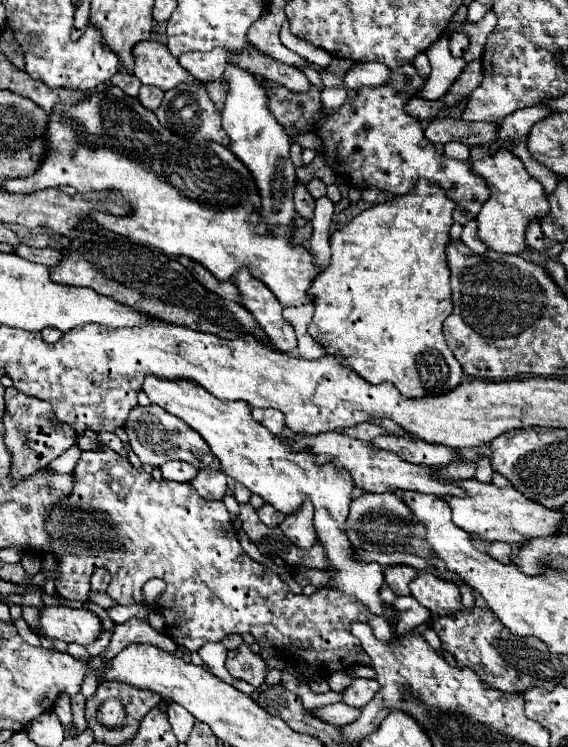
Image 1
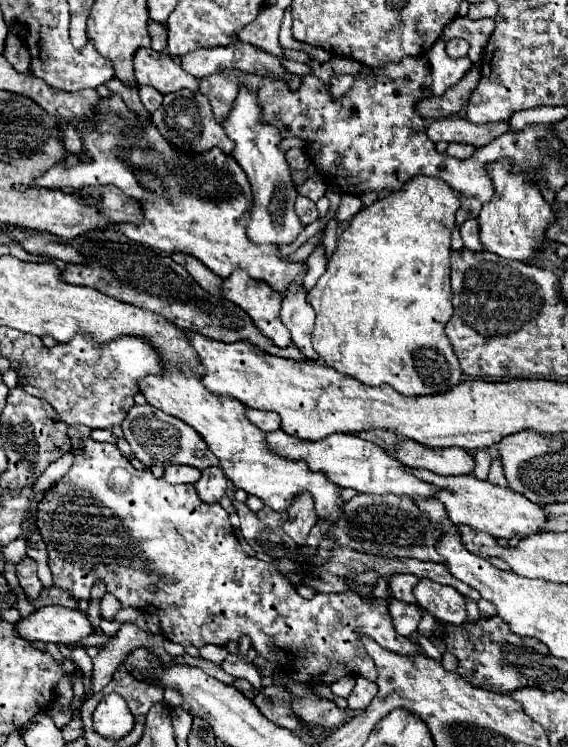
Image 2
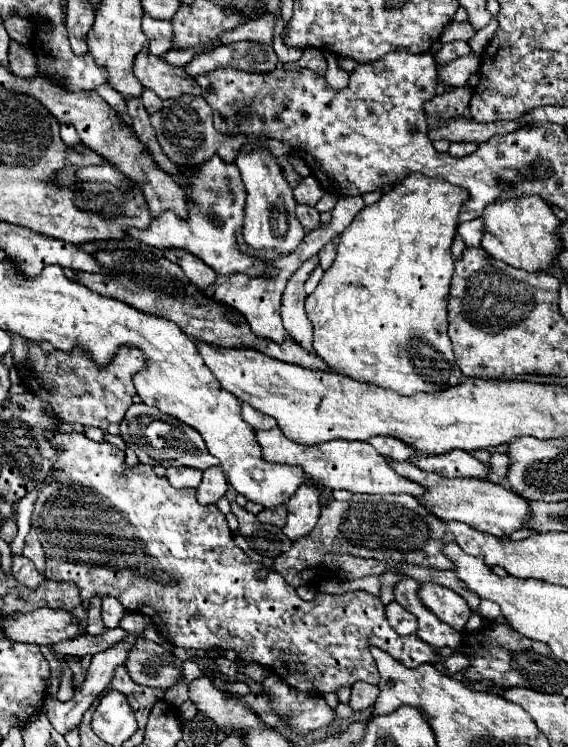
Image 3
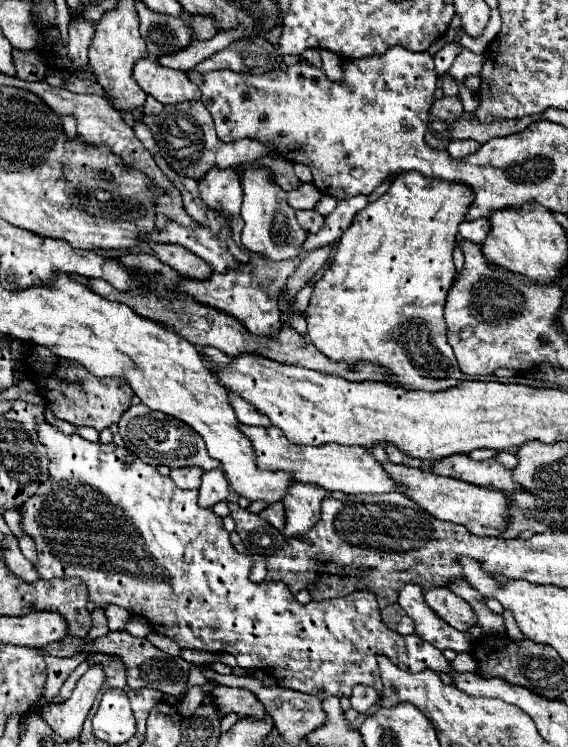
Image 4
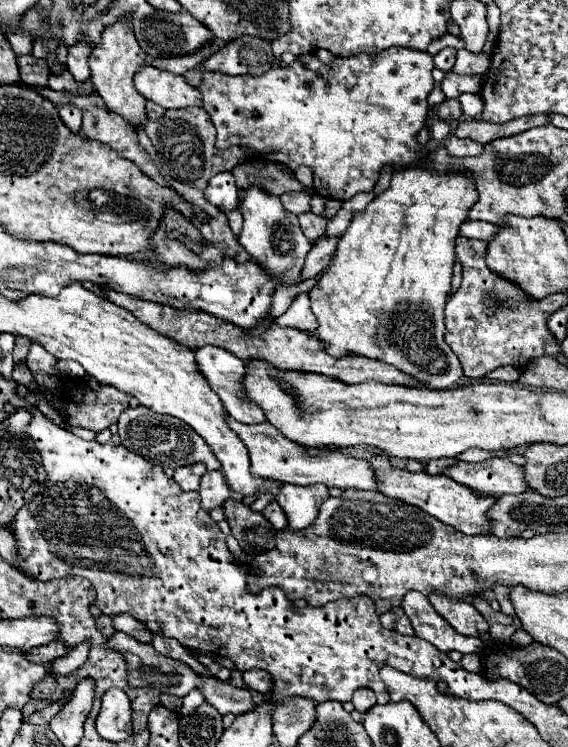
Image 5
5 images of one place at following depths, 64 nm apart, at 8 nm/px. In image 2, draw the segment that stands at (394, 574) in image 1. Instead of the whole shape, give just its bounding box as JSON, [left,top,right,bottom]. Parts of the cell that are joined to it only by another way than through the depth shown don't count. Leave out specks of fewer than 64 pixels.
[388,572,420,604]

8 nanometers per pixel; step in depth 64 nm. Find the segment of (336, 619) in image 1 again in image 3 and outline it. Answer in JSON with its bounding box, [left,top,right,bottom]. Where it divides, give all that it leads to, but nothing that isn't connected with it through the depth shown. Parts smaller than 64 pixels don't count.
[32,432,434,694]

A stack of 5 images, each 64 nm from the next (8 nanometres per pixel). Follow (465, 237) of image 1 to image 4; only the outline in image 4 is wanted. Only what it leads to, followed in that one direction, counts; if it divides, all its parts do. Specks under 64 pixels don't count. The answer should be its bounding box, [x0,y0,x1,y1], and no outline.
[458,218,490,244]

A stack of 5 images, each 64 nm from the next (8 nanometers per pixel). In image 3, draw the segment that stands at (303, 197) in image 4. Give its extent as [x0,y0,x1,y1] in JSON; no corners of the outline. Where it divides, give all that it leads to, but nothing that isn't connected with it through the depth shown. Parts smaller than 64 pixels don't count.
[294,174,324,206]

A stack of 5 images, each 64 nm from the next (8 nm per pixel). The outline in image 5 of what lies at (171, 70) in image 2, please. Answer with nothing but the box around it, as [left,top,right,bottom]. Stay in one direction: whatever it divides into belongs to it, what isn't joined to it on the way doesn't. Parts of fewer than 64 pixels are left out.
[134,64,202,108]

